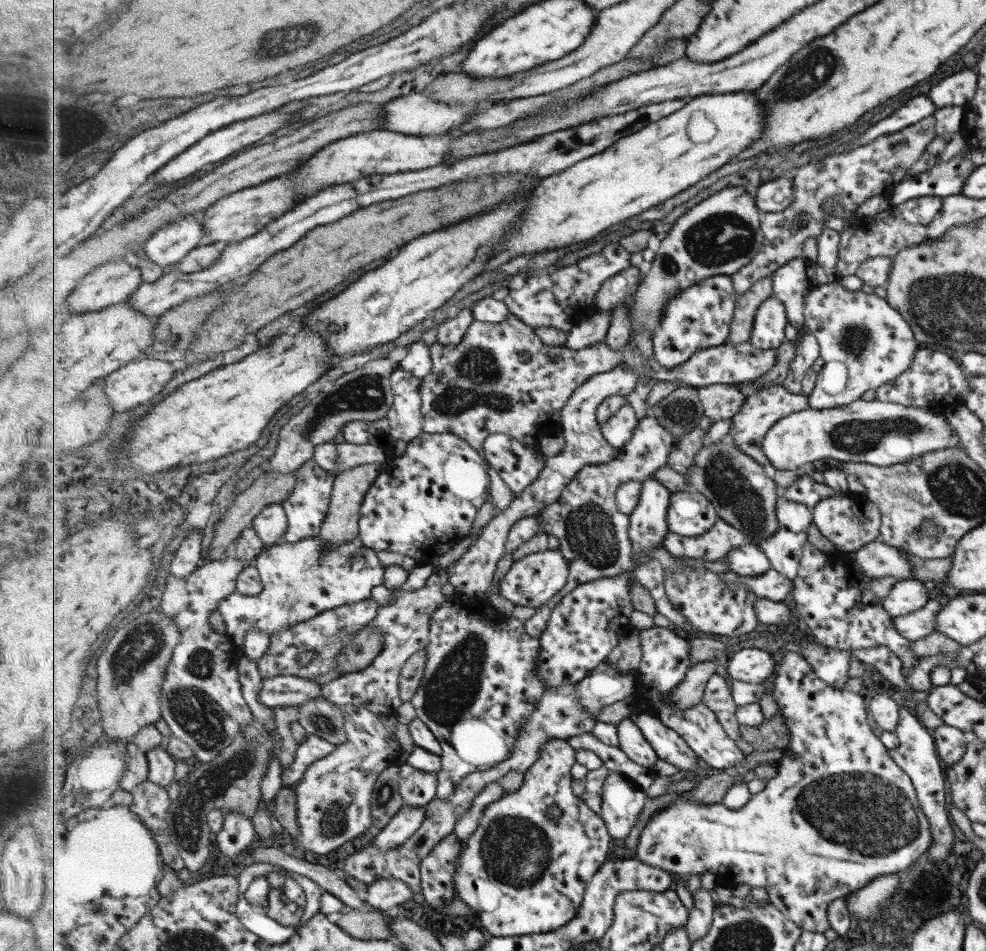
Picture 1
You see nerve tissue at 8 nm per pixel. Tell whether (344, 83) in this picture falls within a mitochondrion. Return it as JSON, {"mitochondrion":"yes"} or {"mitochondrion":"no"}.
{"mitochondrion":"no"}

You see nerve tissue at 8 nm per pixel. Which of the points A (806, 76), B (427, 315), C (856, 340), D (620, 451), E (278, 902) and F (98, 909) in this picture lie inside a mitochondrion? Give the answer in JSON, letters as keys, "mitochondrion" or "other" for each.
{"A":"mitochondrion","B":"other","C":"mitochondrion","D":"other","E":"mitochondrion","F":"mitochondrion"}

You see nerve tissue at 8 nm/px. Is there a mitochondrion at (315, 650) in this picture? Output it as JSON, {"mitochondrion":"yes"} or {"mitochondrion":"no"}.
{"mitochondrion":"no"}

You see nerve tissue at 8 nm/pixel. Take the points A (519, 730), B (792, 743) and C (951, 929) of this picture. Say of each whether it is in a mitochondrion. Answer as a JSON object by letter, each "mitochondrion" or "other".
{"A":"other","B":"other","C":"other"}

